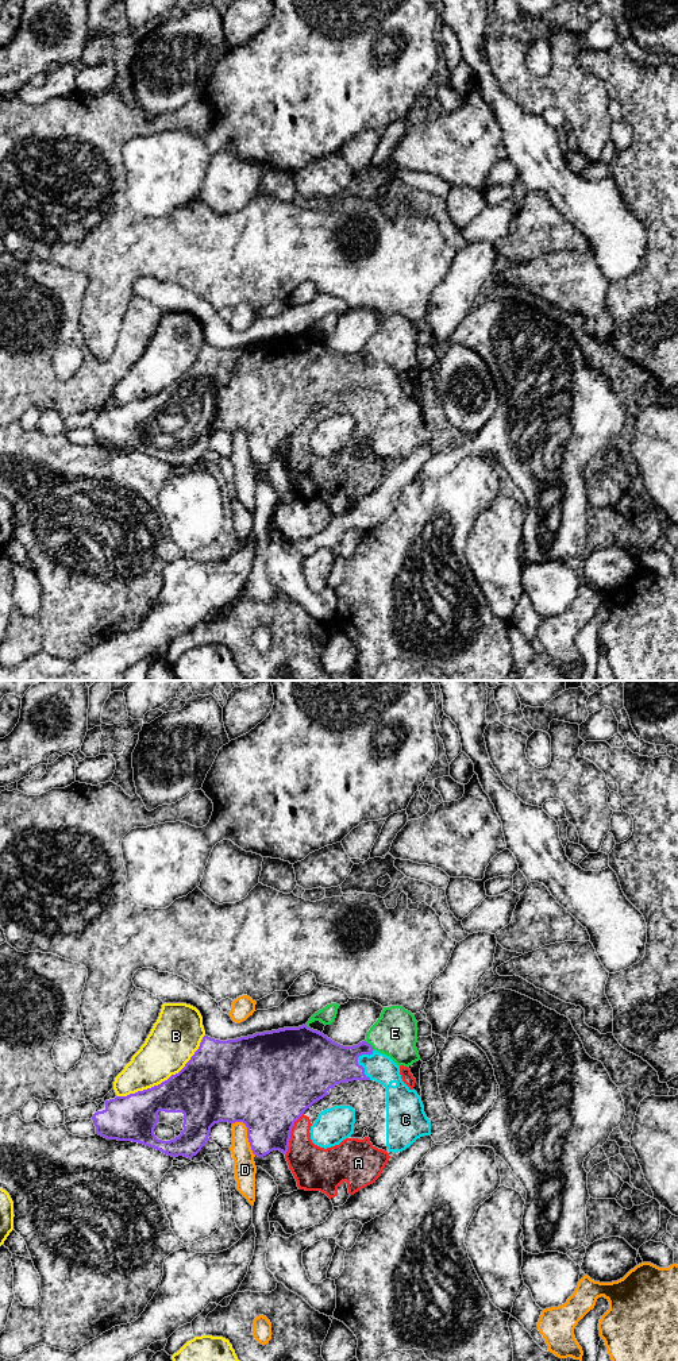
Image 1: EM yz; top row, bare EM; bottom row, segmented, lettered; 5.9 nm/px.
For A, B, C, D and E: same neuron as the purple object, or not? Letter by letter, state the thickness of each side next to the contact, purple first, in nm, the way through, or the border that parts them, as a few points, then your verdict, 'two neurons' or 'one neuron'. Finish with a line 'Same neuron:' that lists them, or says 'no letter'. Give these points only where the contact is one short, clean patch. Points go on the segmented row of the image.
A: 420/260 nm | two neurons
B: 400/300 nm | two neurons
C: 340/170 nm | one neuron
D: 420/140 nm | two neurons
E: 240/260 nm | two neurons
Same neuron: C

